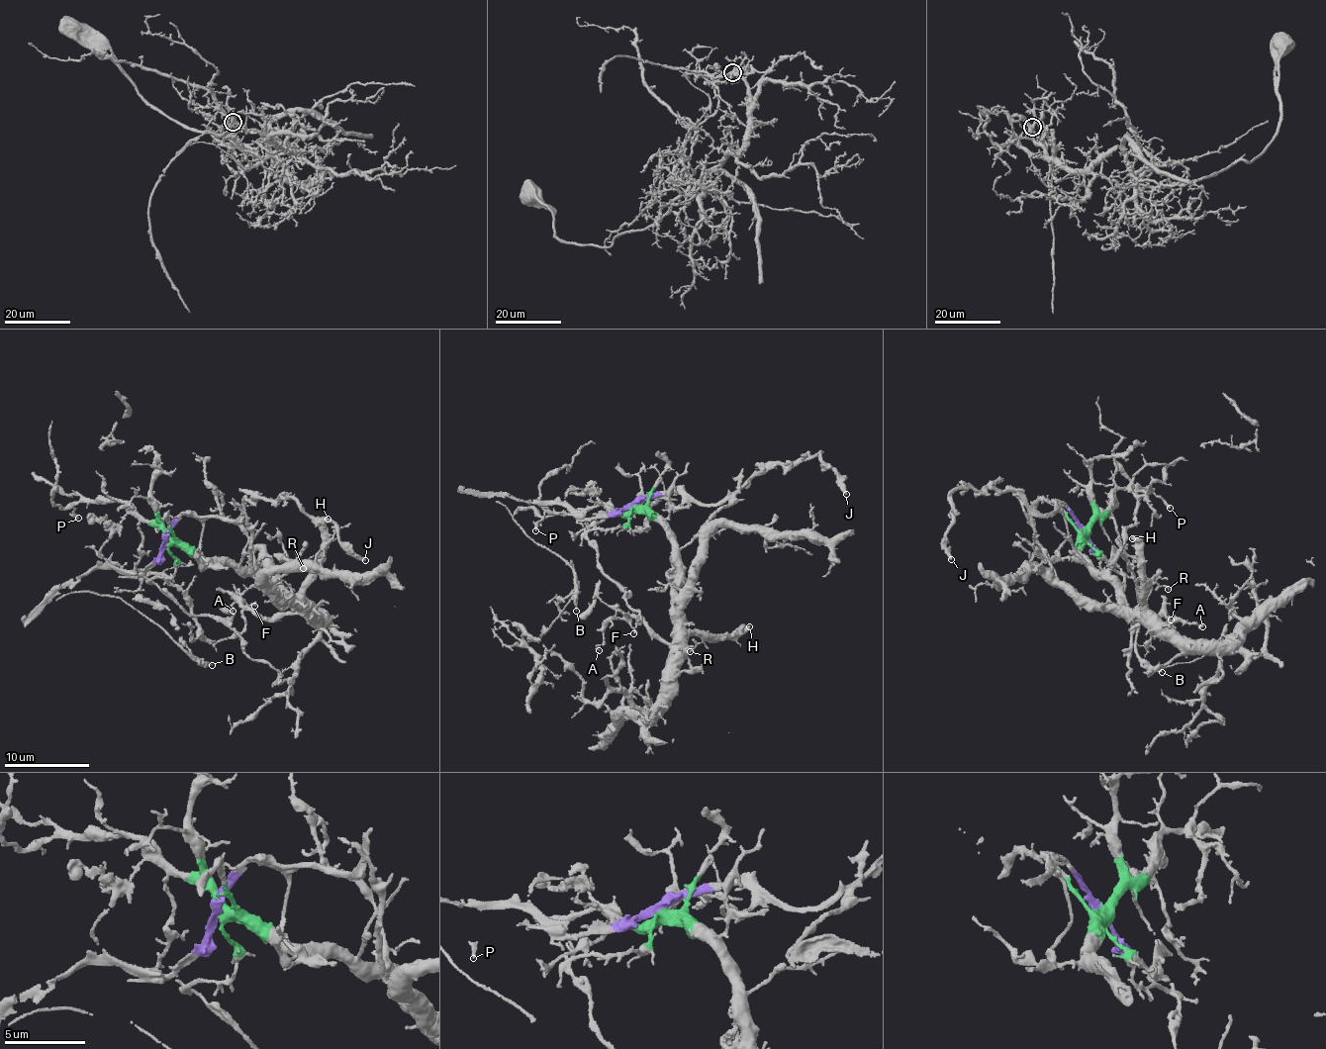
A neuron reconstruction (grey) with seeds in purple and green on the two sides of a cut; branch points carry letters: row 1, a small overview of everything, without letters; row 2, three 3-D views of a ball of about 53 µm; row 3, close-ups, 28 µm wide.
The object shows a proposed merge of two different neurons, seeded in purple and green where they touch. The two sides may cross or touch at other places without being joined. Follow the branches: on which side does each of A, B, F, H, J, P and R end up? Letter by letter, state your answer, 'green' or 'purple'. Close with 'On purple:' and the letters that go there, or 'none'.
A: green
B: purple
F: green
H: green
J: purple
P: green
R: green
On purple: B, J

